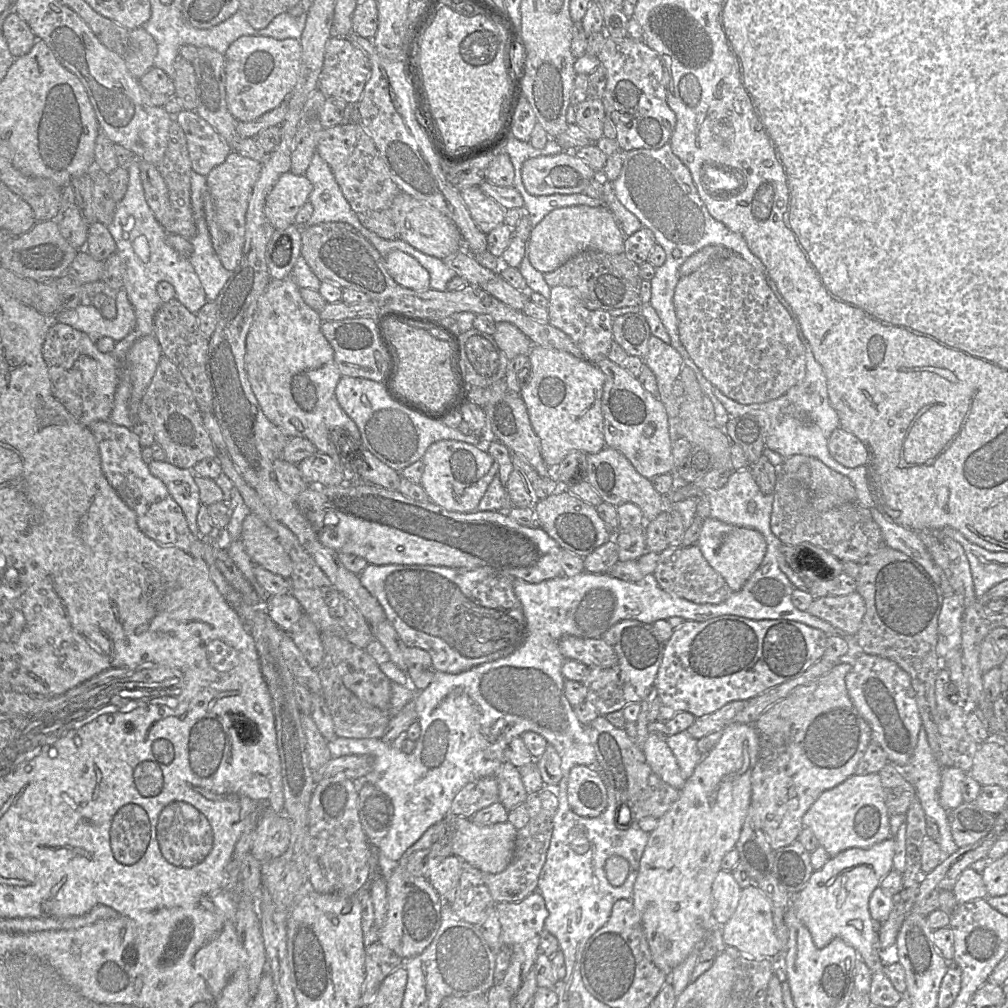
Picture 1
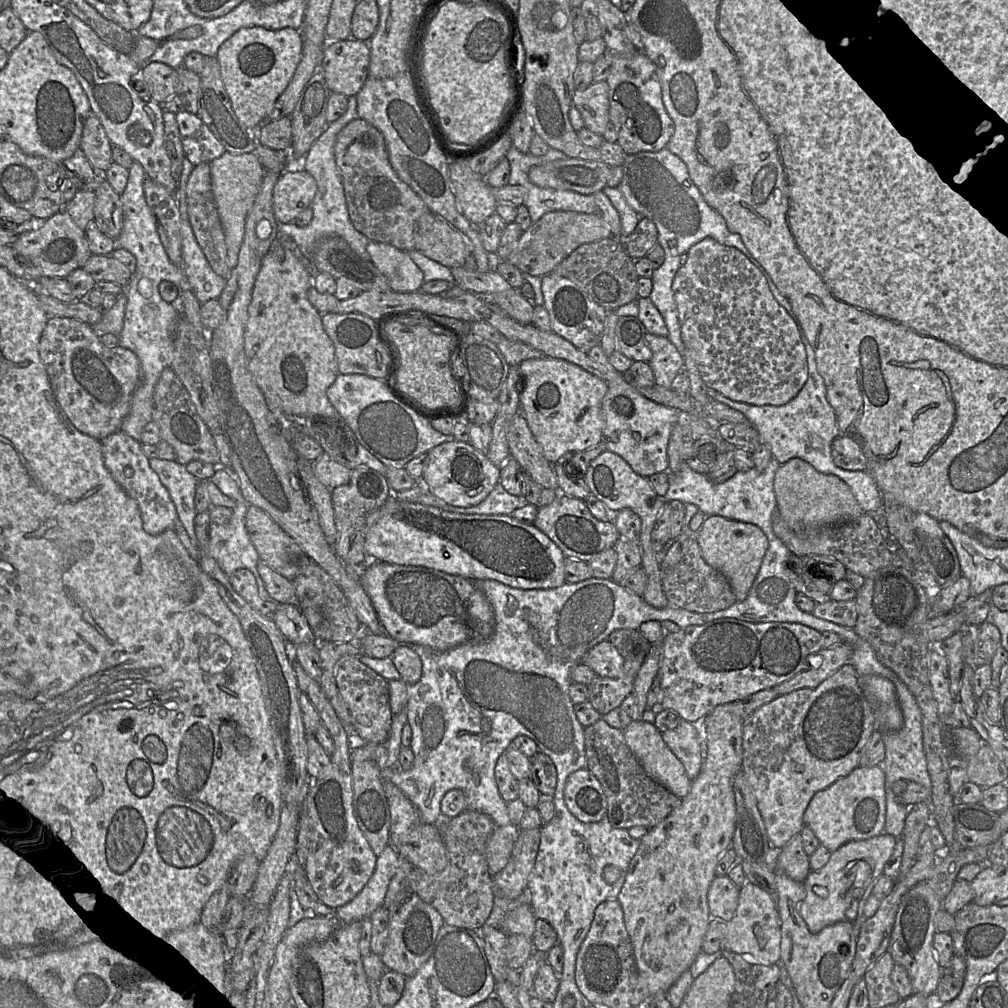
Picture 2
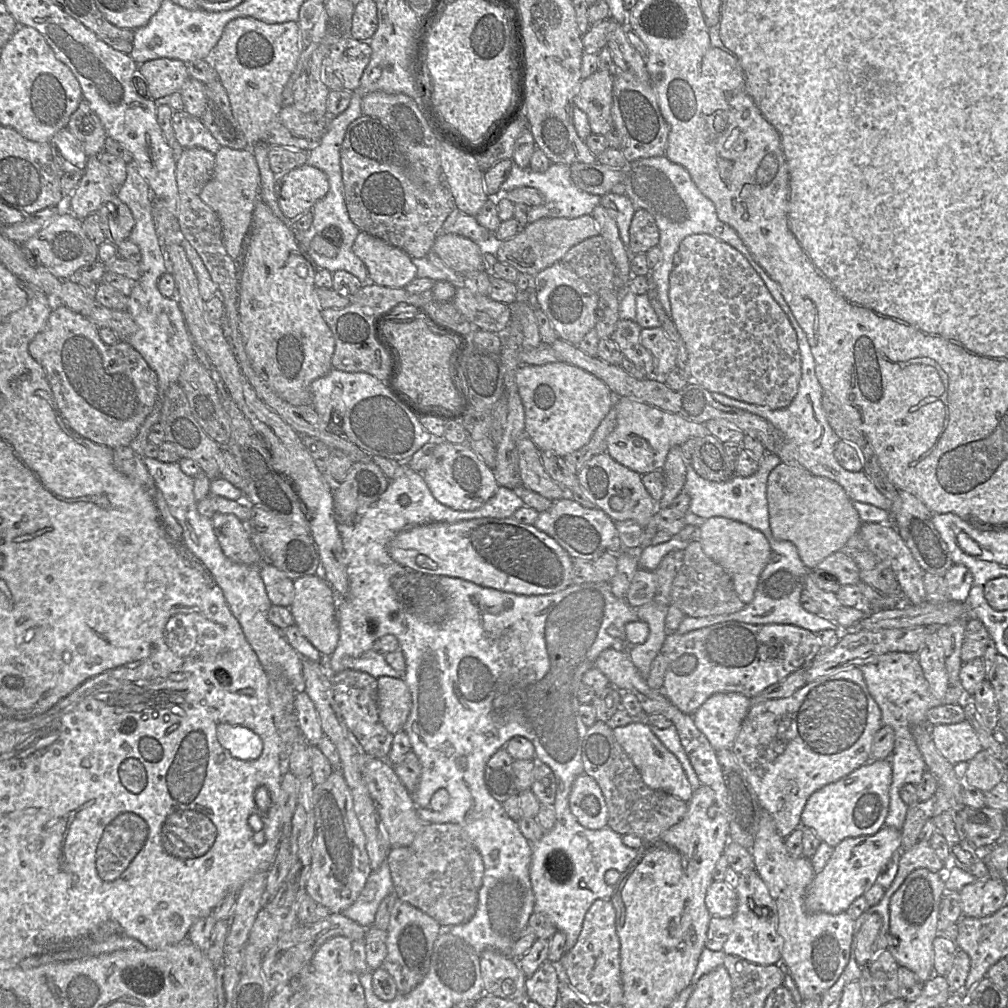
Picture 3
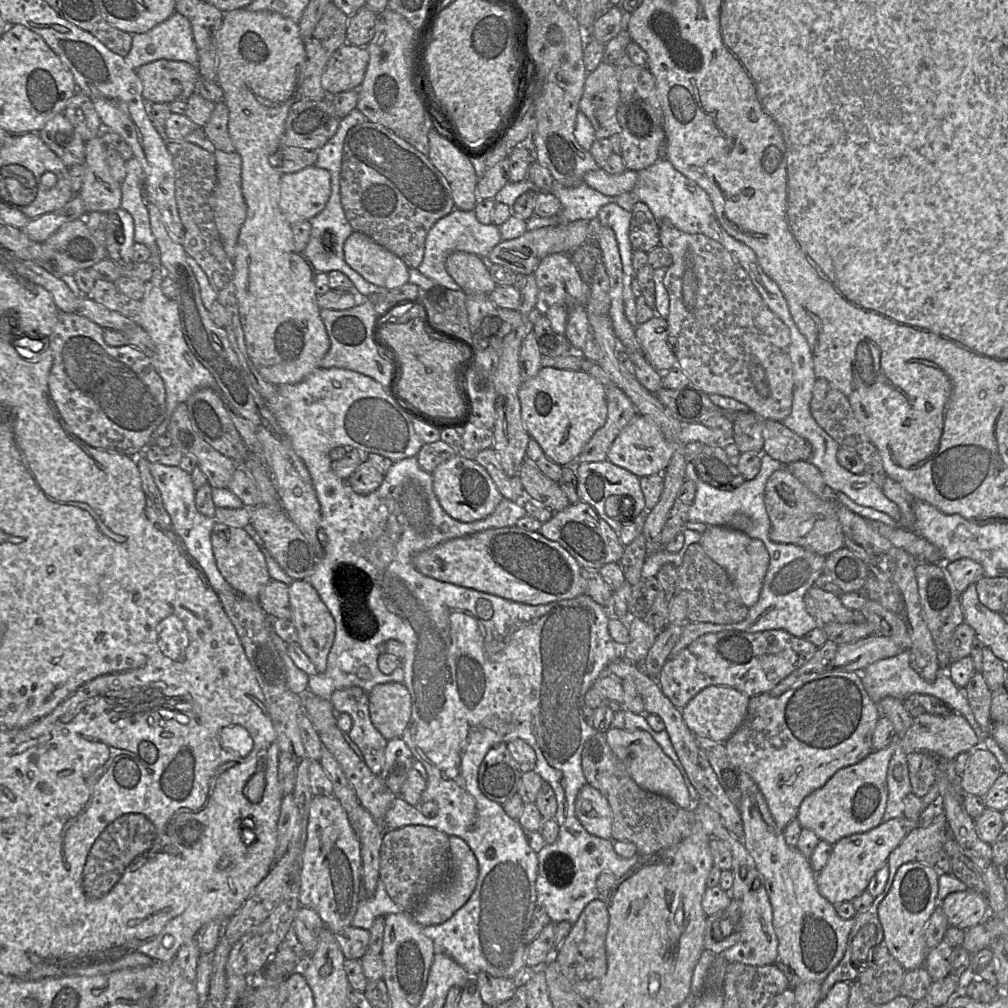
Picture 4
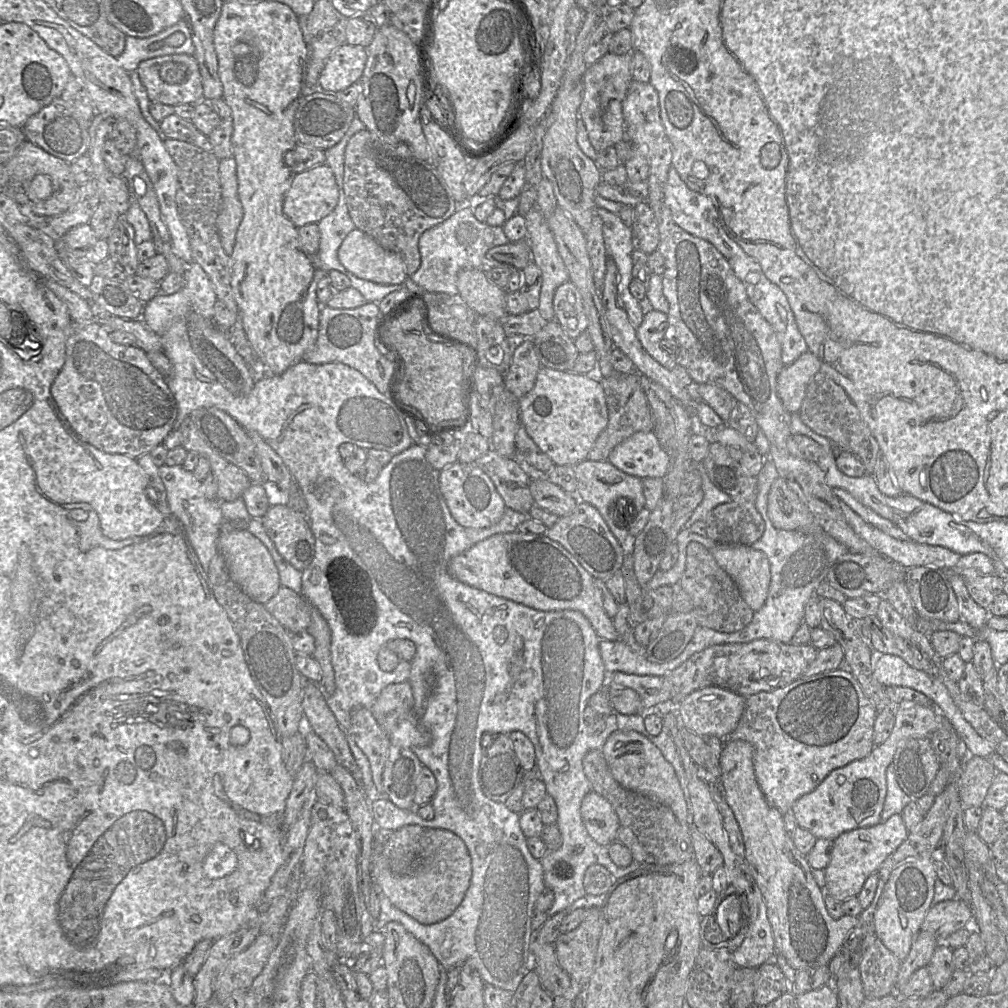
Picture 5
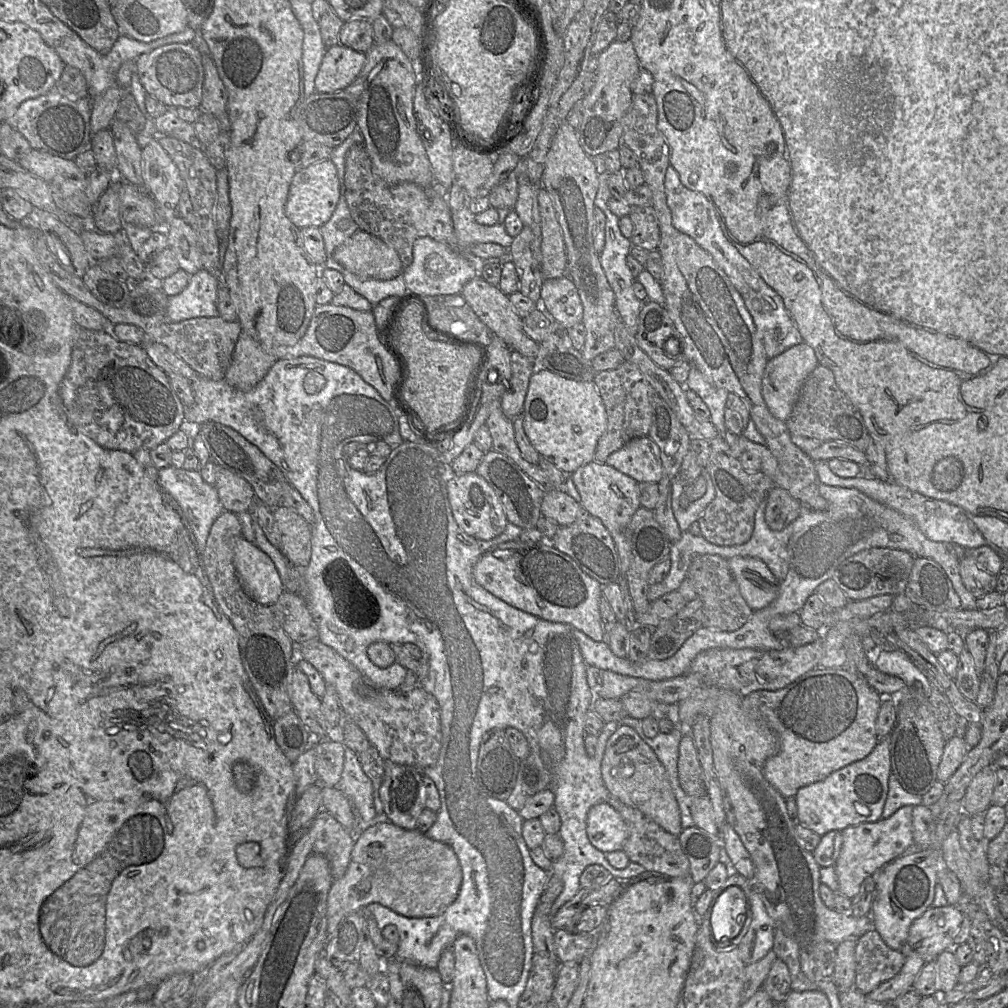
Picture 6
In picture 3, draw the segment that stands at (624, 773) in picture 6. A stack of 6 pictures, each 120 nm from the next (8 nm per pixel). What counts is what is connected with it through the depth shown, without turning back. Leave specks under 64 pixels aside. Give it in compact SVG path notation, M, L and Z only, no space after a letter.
M632 722L613 729L613 735L639 771L643 782L651 789L662 790L688 802L693 789L677 757L670 752L646 723Z

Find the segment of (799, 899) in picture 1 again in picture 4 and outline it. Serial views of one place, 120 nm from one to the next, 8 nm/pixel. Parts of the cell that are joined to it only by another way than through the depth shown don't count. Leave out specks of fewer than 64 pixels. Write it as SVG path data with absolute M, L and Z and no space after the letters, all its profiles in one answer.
M902 816L883 821L869 831L841 838L833 845L826 865L816 874L819 893L833 905L852 901L866 891L872 877L887 863L889 854L916 825L917 823L909 823Z

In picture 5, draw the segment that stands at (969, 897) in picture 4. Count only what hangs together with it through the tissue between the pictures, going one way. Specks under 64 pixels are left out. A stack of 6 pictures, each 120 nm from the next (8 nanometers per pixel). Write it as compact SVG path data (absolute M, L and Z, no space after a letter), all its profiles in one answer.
M955 898L933 904L927 912L920 930L928 931L939 943L945 943L946 938L973 921L971 906L965 901Z

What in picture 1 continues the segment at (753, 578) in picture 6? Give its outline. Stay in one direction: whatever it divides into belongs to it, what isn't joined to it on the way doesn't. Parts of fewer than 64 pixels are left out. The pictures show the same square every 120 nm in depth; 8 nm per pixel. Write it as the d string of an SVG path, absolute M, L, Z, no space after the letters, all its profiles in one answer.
M713 518L704 519L697 545L703 557L724 578L732 592L739 591L759 567L767 548L766 540L759 531Z

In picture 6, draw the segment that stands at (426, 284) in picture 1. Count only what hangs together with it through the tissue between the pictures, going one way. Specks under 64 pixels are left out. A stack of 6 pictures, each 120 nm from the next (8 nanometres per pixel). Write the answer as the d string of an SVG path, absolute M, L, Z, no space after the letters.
M361 229L336 248L334 259L361 279L390 280L404 271L393 247Z

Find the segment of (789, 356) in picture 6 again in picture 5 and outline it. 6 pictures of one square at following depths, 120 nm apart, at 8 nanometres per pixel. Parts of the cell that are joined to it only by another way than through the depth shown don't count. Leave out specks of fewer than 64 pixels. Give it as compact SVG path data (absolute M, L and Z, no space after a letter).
M808 350L780 371L777 378L777 393L790 414L799 412L807 386L820 368L818 358Z

